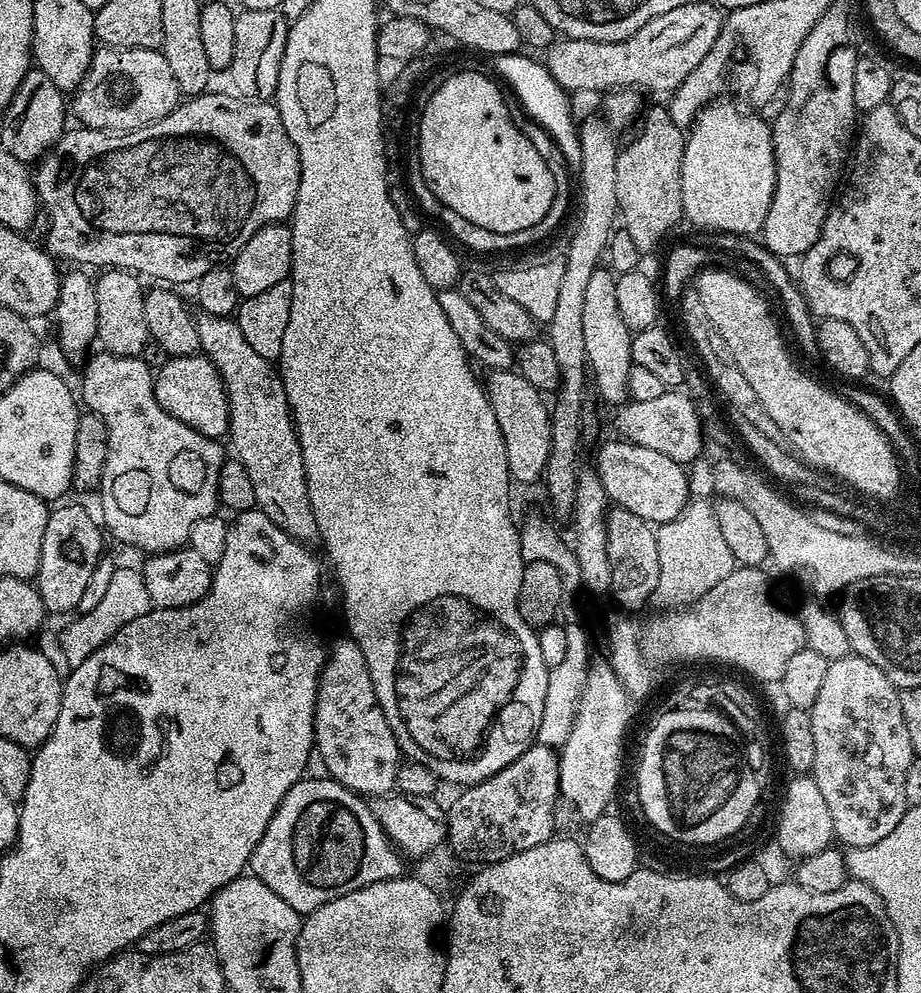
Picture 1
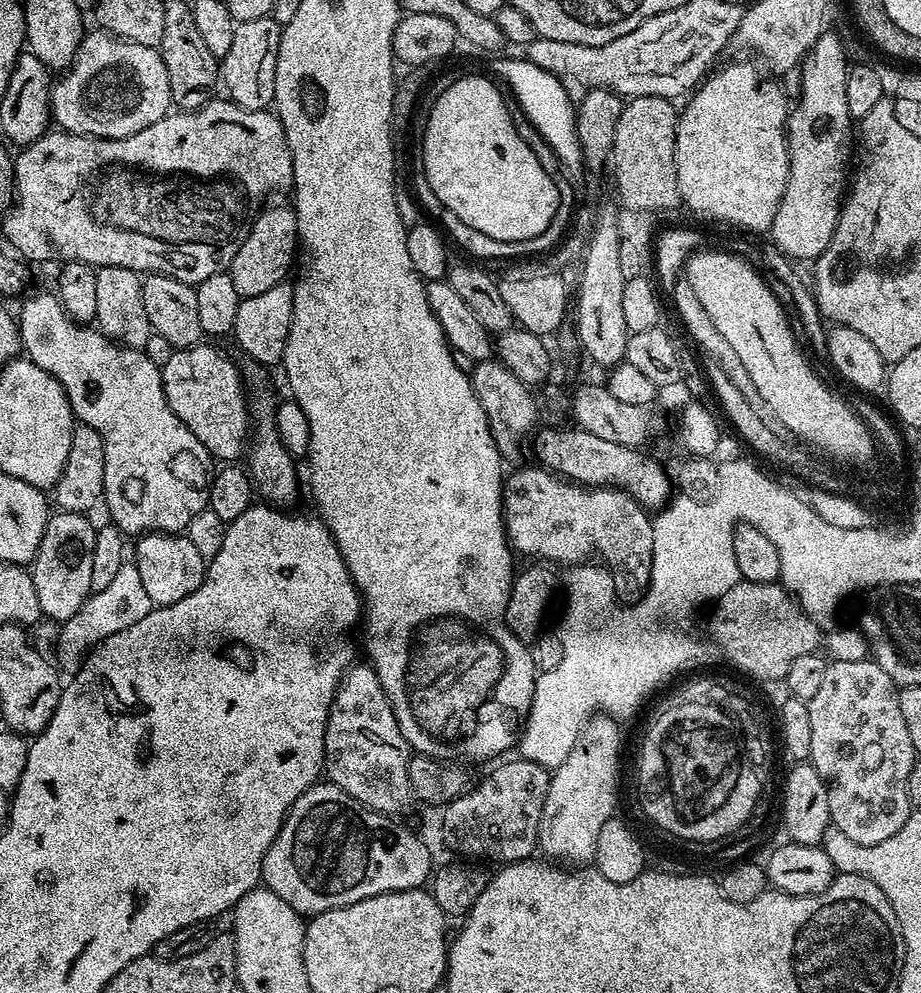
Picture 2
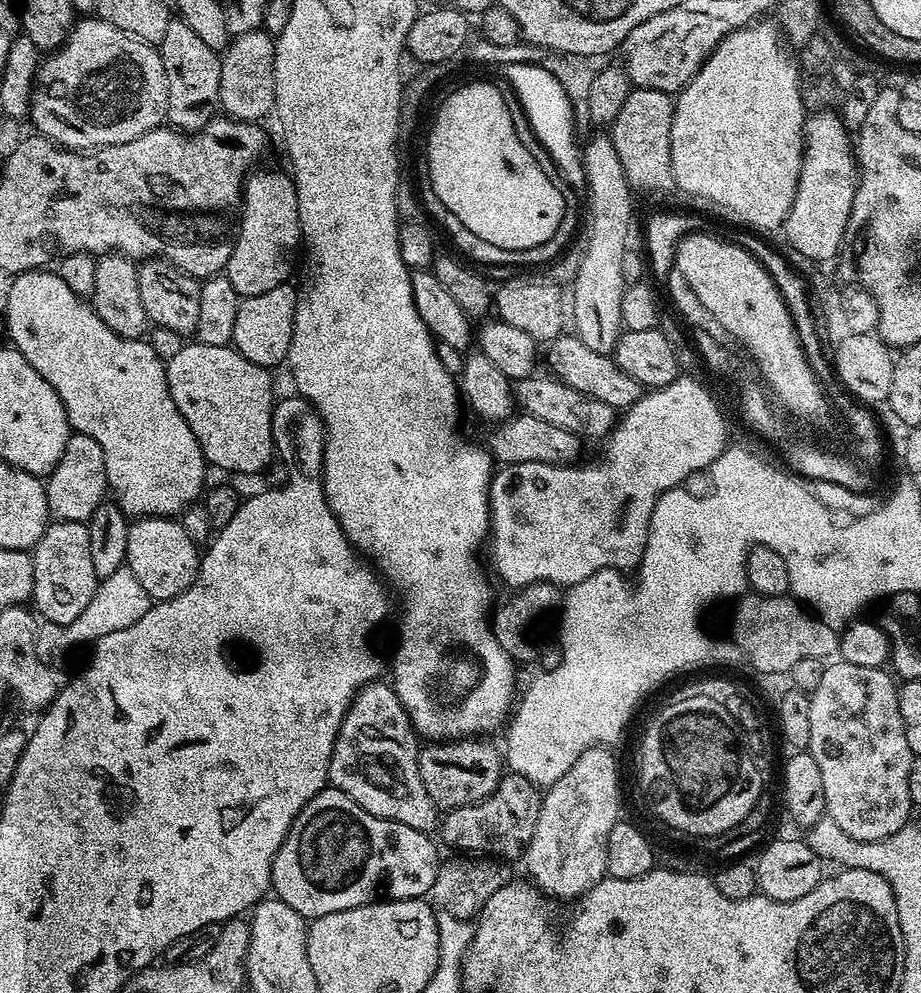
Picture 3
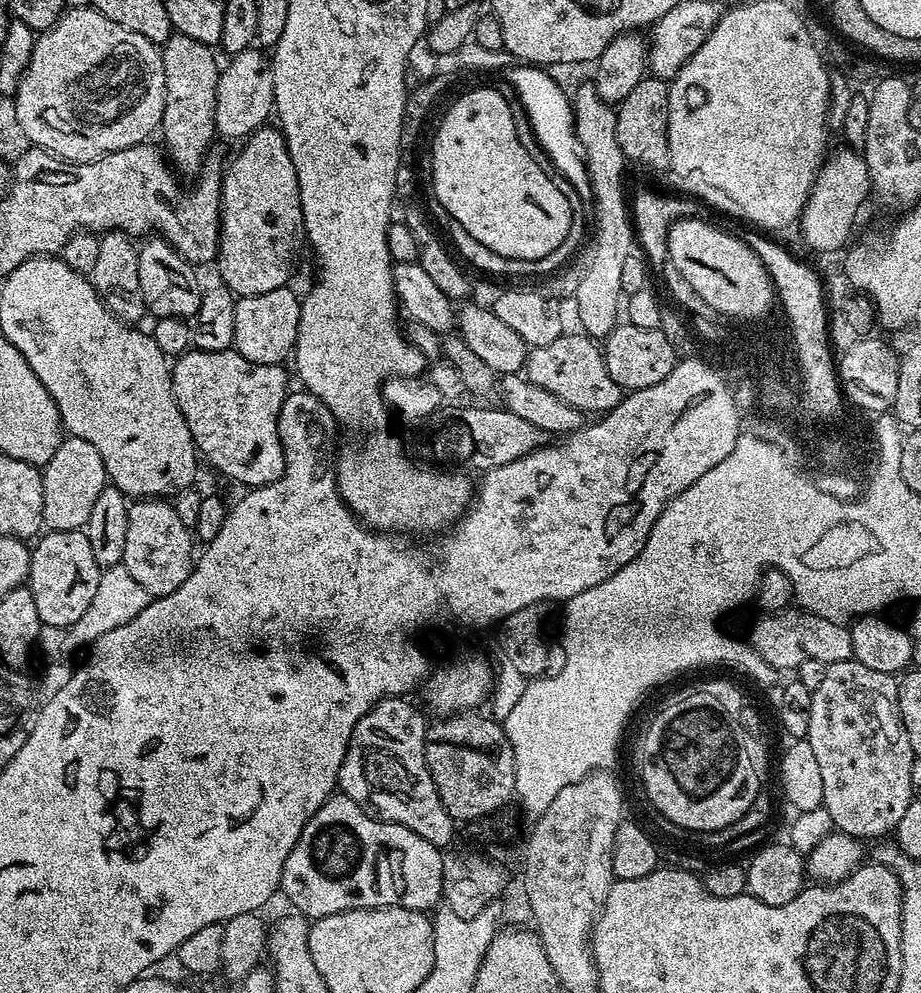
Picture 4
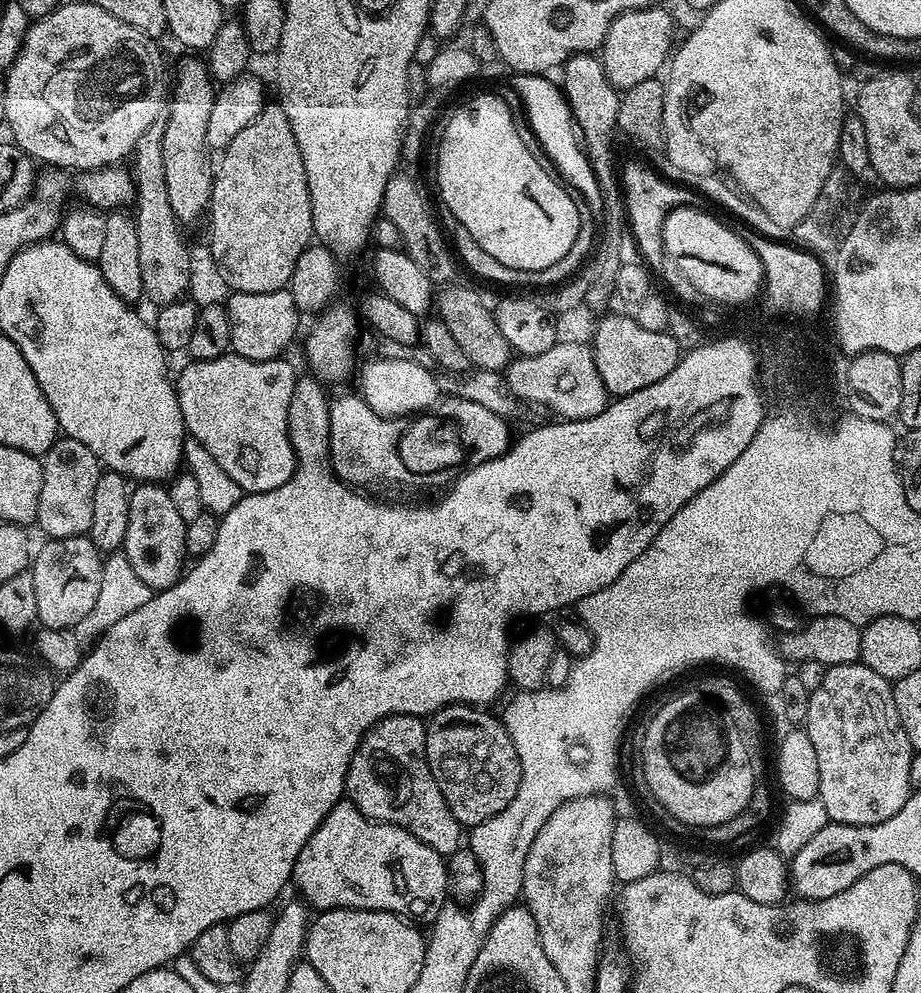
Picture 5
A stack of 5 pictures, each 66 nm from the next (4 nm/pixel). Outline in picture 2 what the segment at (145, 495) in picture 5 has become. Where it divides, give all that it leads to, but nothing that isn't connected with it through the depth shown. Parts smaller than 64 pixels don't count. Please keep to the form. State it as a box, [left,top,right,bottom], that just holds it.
[134,531,206,605]

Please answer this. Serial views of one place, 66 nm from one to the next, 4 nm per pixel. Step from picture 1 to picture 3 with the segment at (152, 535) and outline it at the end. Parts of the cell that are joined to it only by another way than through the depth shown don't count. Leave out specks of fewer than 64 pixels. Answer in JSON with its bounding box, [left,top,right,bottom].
[8,271,206,518]

